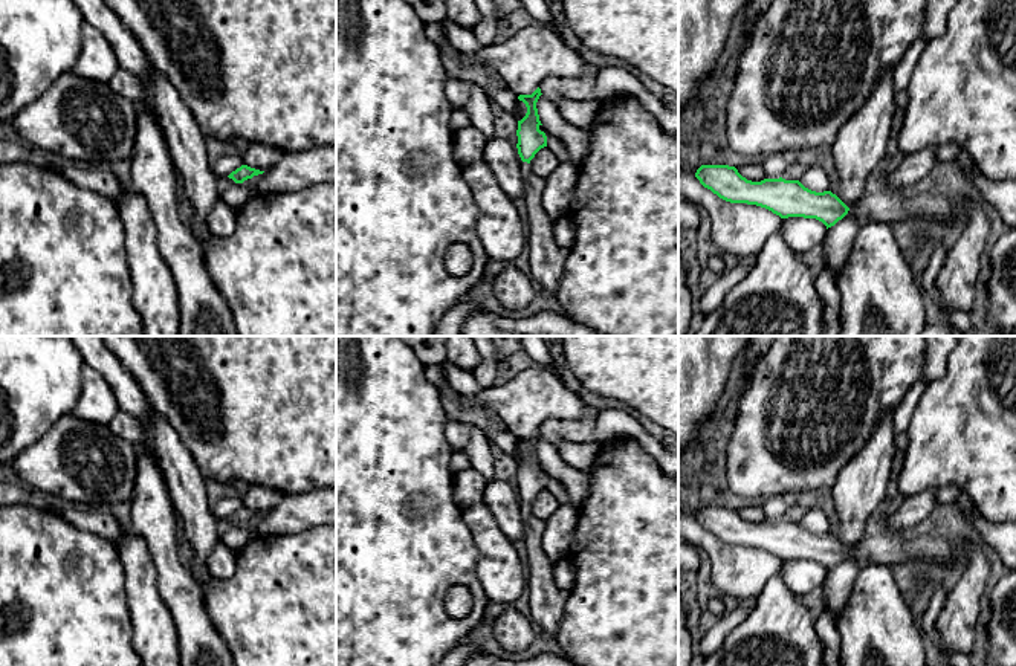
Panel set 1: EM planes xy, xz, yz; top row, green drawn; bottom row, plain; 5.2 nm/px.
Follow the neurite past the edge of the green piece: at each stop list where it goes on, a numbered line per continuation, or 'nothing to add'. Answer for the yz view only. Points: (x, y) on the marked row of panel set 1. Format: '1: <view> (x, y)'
1: yz (876, 205)

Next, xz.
1: xz (547, 260)

